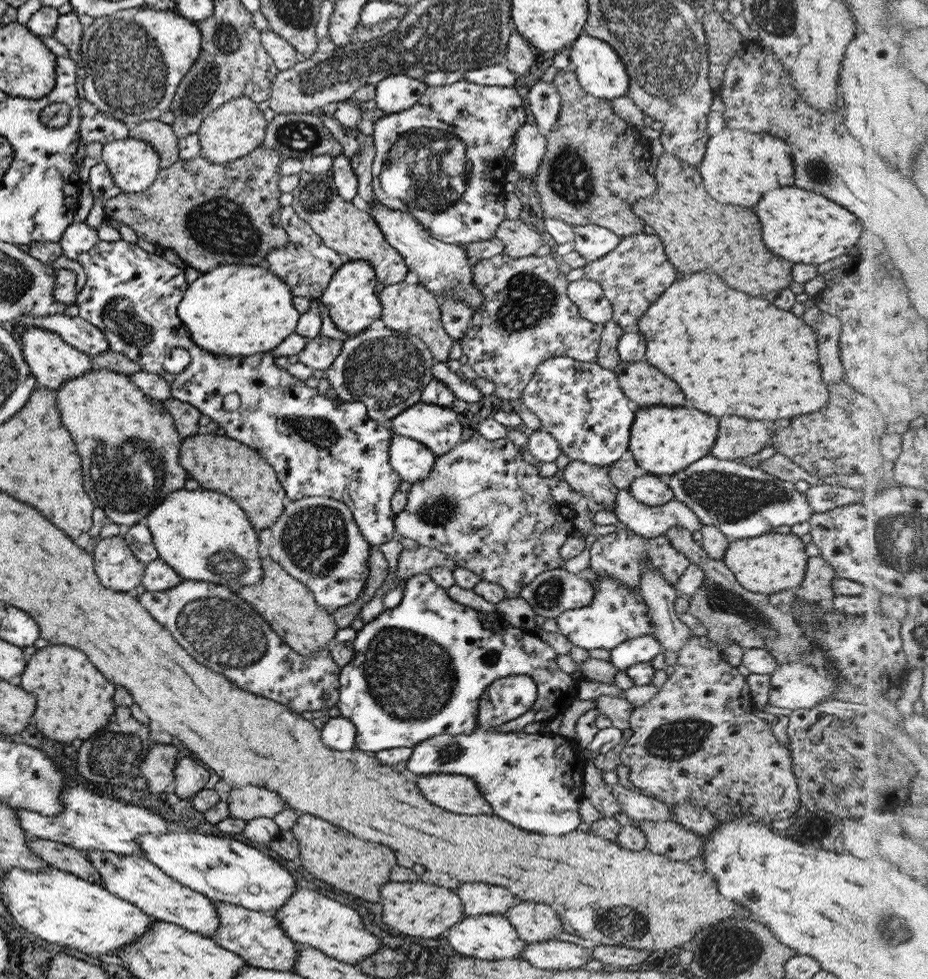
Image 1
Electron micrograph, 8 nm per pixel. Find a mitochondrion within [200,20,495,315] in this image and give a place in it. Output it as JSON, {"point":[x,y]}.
{"point":[427,168]}

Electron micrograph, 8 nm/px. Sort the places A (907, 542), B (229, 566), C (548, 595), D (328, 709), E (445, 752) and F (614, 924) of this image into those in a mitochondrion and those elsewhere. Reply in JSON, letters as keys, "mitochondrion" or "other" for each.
{"A":"mitochondrion","B":"mitochondrion","C":"mitochondrion","D":"other","E":"mitochondrion","F":"mitochondrion"}

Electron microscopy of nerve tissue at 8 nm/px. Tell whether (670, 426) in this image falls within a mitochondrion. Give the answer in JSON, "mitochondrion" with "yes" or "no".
{"mitochondrion":"no"}

